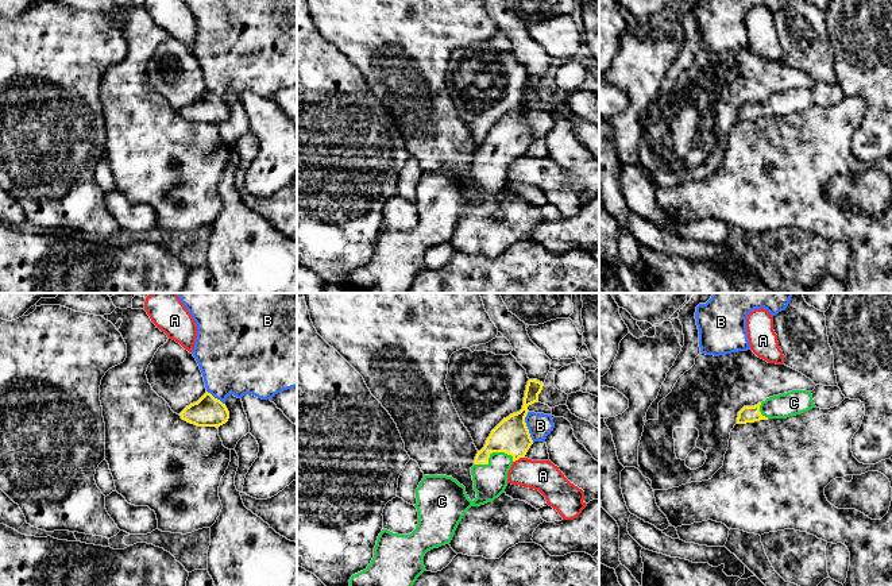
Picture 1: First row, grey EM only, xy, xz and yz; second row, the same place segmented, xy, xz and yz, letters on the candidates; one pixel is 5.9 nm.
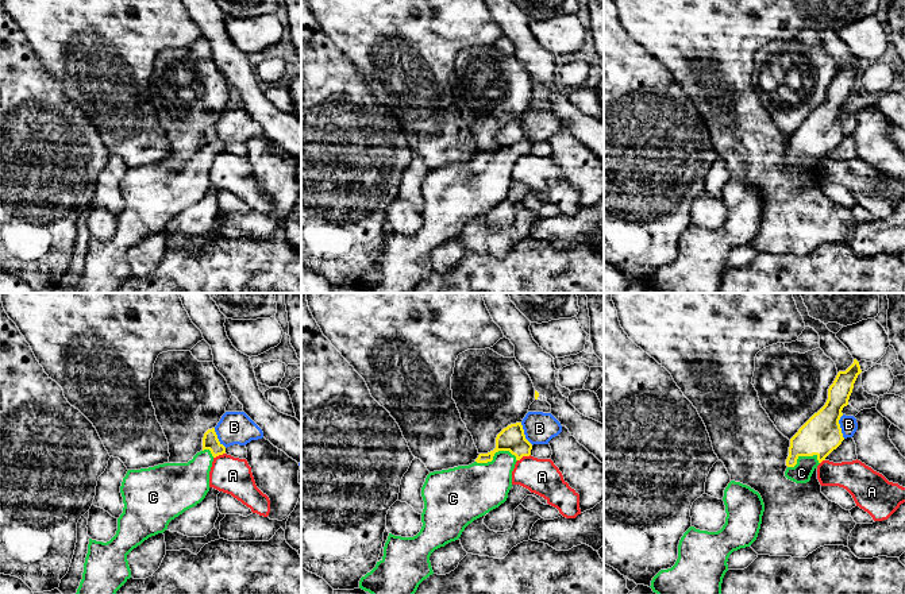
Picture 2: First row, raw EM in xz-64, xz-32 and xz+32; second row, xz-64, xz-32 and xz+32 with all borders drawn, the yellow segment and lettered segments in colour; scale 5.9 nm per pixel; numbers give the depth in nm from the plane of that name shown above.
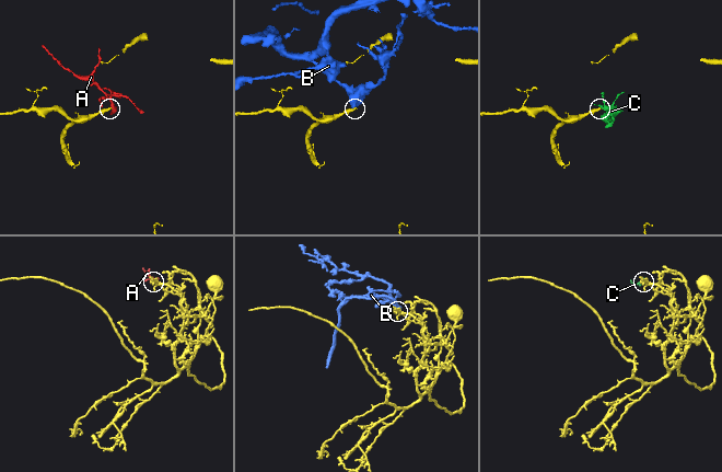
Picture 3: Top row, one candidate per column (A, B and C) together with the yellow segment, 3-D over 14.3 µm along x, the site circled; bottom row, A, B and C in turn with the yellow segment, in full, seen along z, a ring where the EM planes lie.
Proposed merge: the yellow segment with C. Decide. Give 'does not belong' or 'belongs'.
belongs

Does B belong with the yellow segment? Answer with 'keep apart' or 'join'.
keep apart

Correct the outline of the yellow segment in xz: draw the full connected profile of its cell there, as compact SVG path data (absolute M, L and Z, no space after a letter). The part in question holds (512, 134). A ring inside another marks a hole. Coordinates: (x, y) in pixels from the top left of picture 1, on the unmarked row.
M529 77L525 88L522 107L503 116L490 131L484 144L478 149L471 173L476 196L471 198L466 185L447 173L424 173L416 186L418 221L410 232L398 232L382 227L374 246L374 255L366 267L350 277L348 286L356 293L409 293L417 275L426 269L424 254L428 248L449 242L464 211L471 204L480 204L498 196L507 184L507 170L511 162L525 155L533 142L525 120L528 104L538 99L544 81Z

